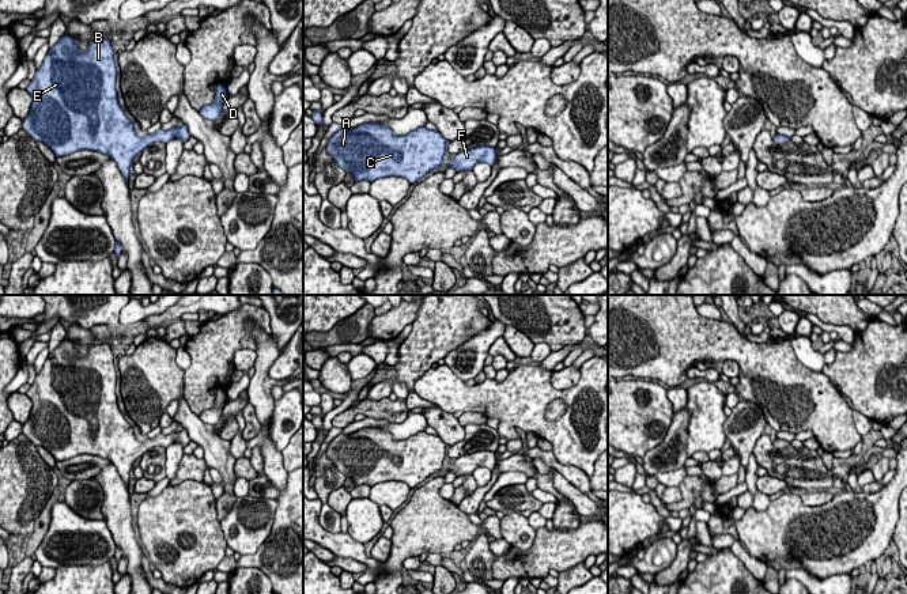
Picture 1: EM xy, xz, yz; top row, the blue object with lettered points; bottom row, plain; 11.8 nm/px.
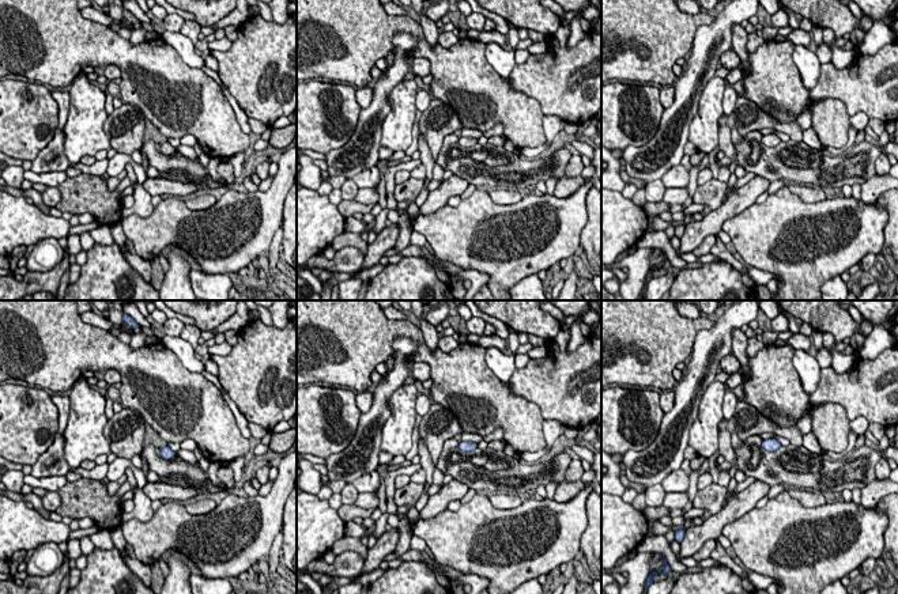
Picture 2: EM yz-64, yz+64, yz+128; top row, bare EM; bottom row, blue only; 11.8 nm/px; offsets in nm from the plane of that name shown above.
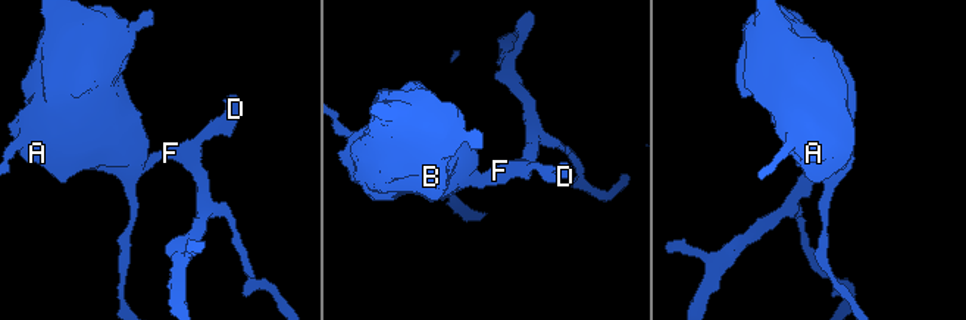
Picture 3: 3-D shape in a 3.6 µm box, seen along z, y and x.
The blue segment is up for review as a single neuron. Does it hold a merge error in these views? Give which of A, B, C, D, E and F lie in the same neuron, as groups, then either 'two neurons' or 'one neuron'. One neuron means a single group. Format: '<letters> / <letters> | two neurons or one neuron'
A B C D E F | one neuron

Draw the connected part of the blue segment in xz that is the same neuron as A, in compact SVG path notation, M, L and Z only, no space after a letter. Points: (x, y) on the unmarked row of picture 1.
M366 427L349 435L339 434L325 453L355 487L403 481L415 488L443 469L446 446L438 435L426 431L394 440L383 428Z

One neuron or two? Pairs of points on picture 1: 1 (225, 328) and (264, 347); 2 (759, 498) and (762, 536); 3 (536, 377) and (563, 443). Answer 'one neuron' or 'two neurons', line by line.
1: two neurons
2: two neurons
3: one neuron

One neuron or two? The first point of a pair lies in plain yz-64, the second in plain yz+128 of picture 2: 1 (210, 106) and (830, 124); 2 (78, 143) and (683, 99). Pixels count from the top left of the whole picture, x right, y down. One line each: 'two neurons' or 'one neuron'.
1: one neuron
2: two neurons

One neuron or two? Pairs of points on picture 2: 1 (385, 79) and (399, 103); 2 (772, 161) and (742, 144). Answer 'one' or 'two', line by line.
1: two
2: one

